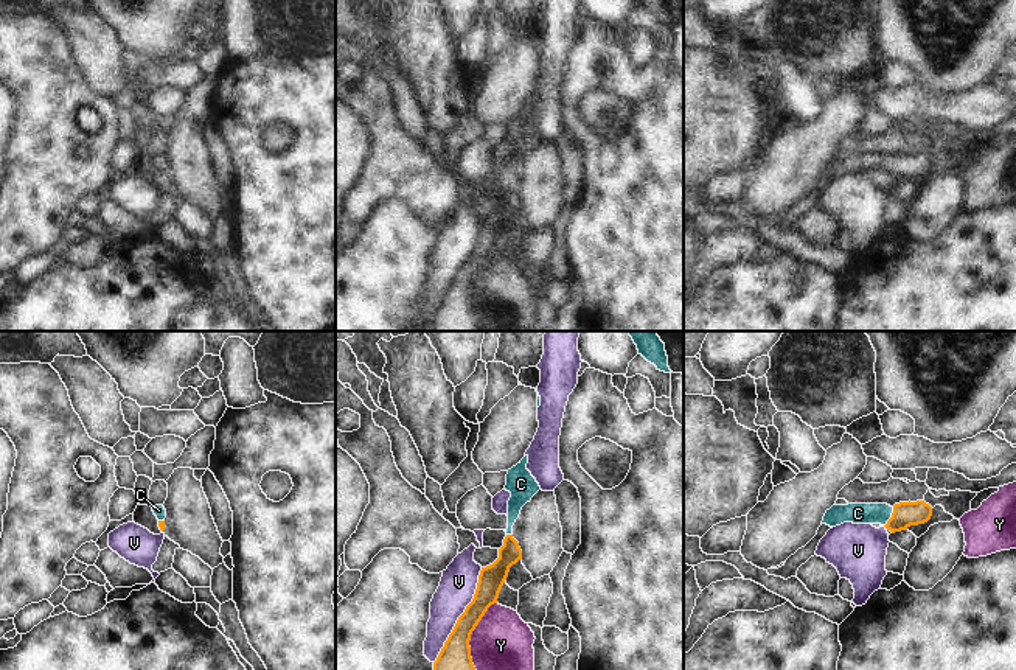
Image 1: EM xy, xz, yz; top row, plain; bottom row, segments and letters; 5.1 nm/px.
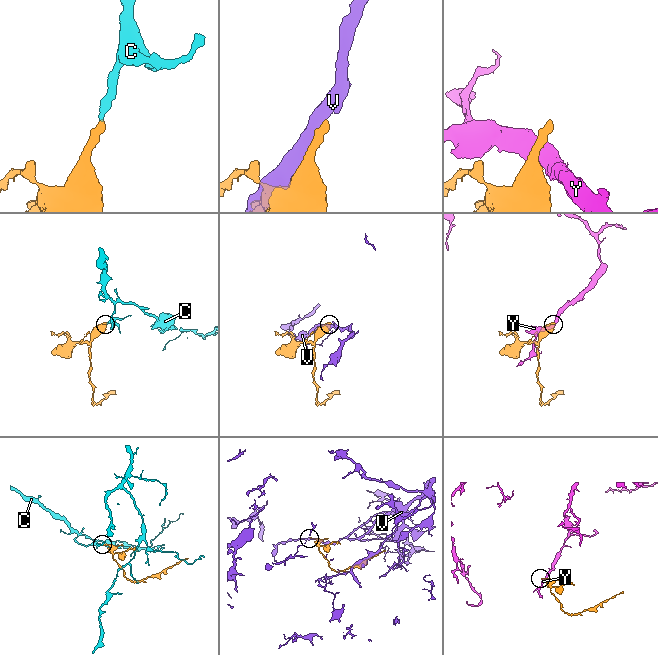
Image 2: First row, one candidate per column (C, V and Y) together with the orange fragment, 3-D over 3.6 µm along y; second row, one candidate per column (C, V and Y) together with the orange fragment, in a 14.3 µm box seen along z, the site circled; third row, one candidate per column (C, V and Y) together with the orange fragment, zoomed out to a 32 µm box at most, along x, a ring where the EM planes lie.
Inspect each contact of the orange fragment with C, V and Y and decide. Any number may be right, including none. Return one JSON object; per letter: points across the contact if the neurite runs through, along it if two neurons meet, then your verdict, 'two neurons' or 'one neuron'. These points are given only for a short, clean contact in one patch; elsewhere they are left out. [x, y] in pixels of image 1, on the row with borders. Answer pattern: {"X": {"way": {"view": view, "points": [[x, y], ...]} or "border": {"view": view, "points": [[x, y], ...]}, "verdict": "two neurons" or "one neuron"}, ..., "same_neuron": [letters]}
{"C": {"way": {"view": "yz", "points": [[909, 513], [892, 516], [858, 513]]}, "verdict": "one neuron"}, "V": {"verdict": "two neurons"}, "Y": {"verdict": "two neurons"}, "same_neuron": ["C"]}

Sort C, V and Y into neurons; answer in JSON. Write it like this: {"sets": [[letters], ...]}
{"sets": [["C"], ["V"], ["Y"]]}

